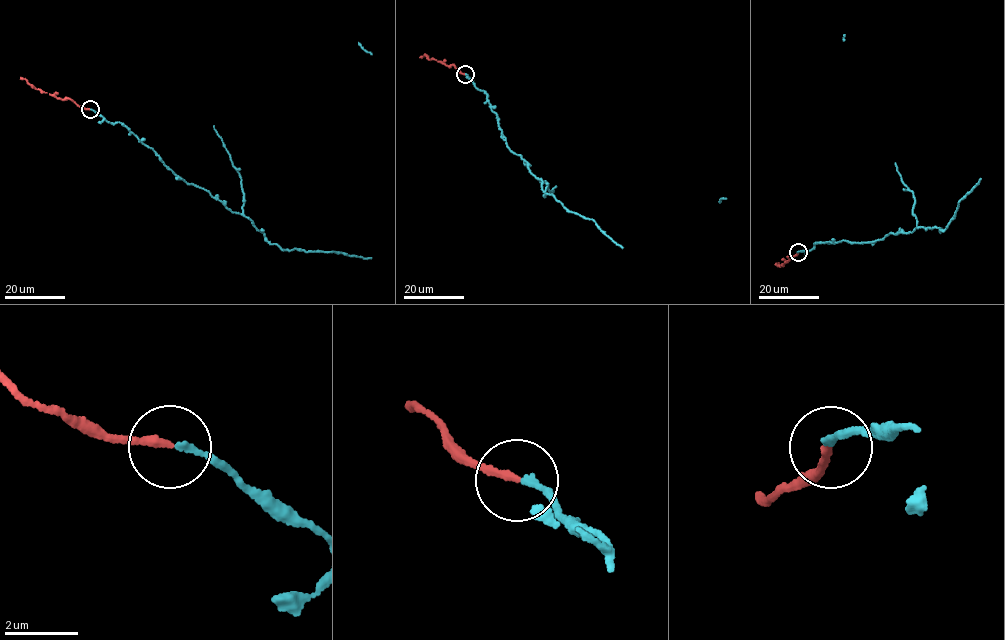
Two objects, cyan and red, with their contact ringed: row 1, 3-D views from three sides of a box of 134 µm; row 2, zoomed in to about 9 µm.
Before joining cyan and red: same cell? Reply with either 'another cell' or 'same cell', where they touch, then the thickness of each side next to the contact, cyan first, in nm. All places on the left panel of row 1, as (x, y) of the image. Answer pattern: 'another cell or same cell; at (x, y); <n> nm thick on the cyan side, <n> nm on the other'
same cell; at (90, 109); 150 nm thick on the cyan side, 200 nm on the other

